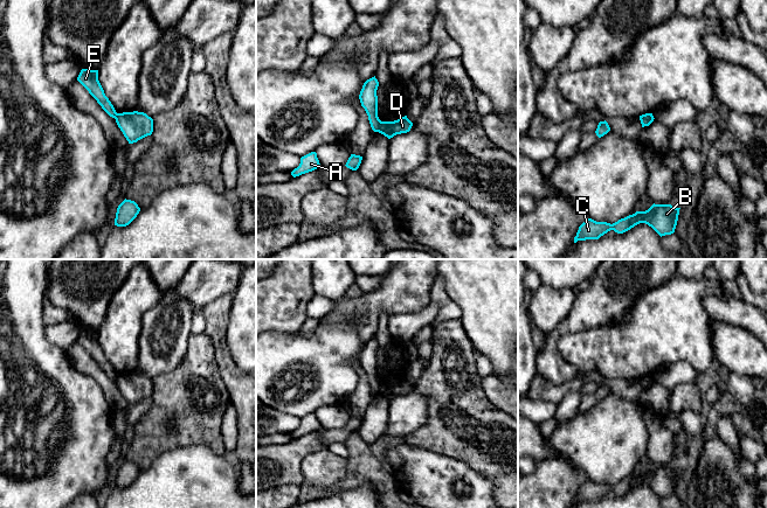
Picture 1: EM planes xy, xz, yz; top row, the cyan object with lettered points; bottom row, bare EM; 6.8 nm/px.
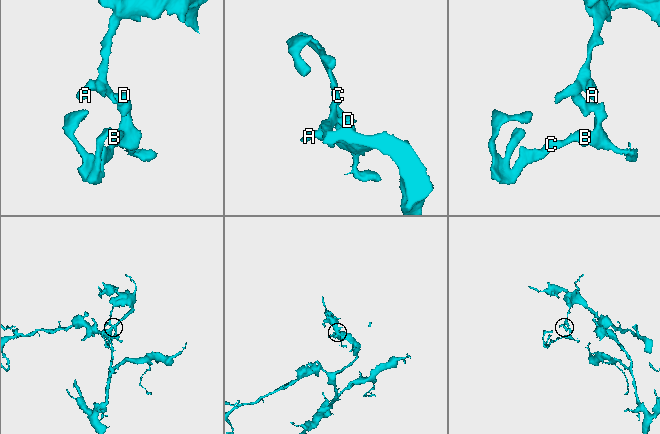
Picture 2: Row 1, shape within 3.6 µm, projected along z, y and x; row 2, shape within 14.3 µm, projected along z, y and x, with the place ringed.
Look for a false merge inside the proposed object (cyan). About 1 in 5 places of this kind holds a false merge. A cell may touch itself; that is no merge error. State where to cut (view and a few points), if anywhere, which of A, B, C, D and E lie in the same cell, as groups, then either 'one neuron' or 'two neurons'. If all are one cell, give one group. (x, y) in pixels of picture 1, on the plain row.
cut in xz along (380, 382), (377, 392); A E / B C D; two neurons

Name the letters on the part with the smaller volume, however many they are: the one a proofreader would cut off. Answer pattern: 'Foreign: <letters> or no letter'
Foreign: B, C, D

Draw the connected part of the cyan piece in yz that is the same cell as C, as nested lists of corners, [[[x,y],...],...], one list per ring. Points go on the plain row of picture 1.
[[[652,466],[645,473],[636,473],[617,483],[610,486],[607,483],[596,483],[587,480],[580,488],[574,499],[574,504],[586,501],[599,501],[610,492],[623,495],[640,485],[651,488],[661,499],[675,494],[679,471],[671,466]]]

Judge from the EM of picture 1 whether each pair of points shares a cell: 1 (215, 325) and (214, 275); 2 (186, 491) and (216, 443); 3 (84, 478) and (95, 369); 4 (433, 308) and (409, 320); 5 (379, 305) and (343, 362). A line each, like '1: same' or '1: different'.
1: different
2: different
3: different
4: same
5: different

